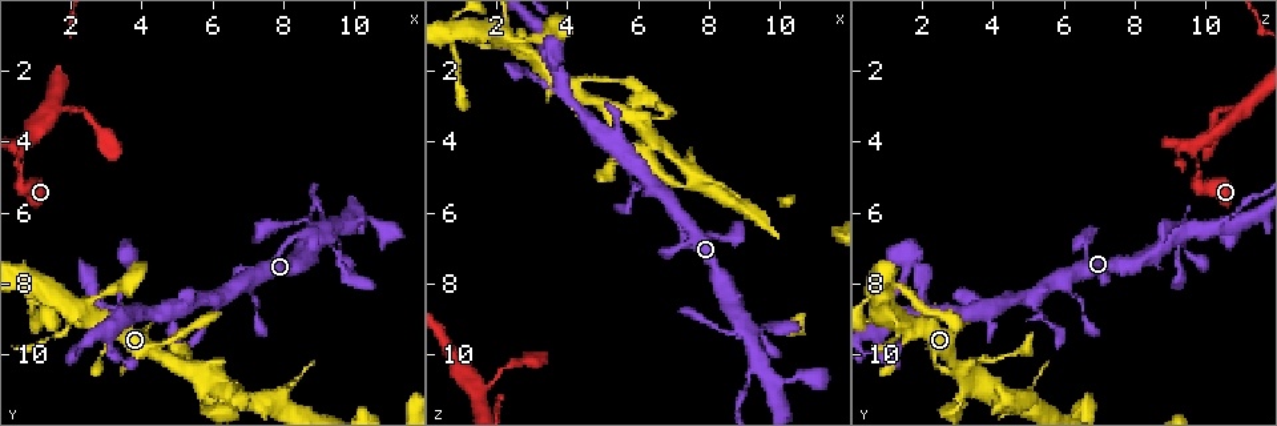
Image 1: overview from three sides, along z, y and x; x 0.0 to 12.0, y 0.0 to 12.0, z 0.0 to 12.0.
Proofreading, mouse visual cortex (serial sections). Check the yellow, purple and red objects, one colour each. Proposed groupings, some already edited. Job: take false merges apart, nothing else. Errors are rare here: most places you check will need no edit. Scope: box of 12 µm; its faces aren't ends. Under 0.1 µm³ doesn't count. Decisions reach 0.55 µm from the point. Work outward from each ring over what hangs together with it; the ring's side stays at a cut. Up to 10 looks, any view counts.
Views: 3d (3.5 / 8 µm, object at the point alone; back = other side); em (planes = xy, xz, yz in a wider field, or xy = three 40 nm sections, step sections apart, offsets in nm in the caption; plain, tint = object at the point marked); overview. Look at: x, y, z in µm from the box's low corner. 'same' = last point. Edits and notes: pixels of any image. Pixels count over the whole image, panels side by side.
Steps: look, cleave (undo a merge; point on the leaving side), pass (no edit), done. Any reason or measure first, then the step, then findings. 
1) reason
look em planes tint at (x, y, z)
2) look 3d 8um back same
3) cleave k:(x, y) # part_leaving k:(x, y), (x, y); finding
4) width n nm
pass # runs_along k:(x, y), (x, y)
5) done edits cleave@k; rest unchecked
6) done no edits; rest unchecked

small branch off a trunk
look 3d 8um at (9.0, 6.7, 9.3)

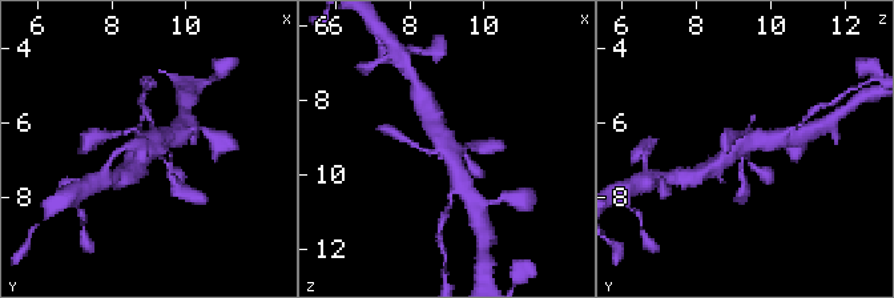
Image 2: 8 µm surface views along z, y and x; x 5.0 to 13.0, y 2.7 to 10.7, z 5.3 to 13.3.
zoom in
look 3d 3.5um at (9.0, 6.7, 9.3)

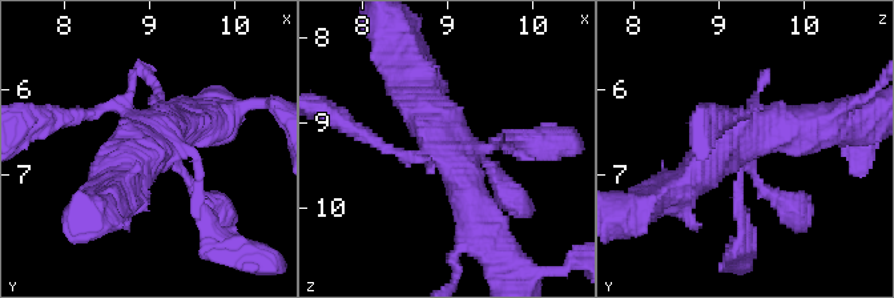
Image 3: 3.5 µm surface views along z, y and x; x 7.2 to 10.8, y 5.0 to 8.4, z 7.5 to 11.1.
now the EM
look em xy step 5 tint at (9.05, 6.70, 9.25)

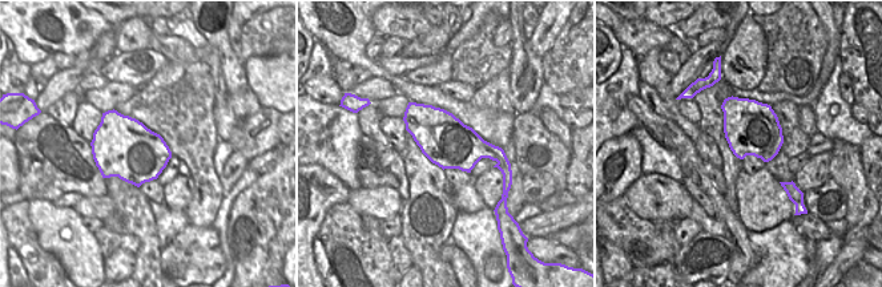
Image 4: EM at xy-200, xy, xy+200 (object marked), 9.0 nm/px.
pass # runs_along 3:(673, 189), (724, 148), (813, 124); continuous, no second cell

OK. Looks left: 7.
small branch off a trunk
look 3d 8um at (5.8, 10.6, 3.3)

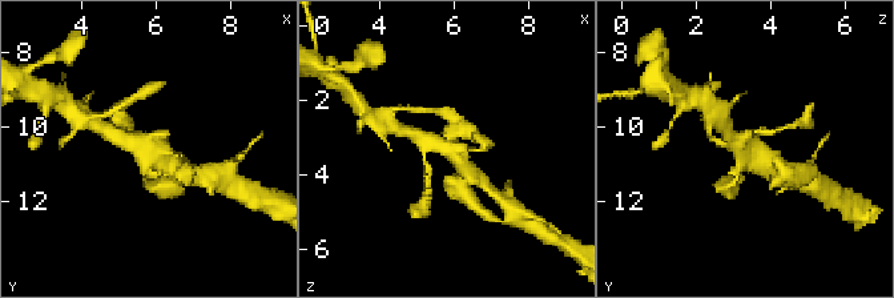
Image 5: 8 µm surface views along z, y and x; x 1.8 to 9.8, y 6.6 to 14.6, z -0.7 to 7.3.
look em xy step 3 tint at (5.8, 10.7, 3.3)

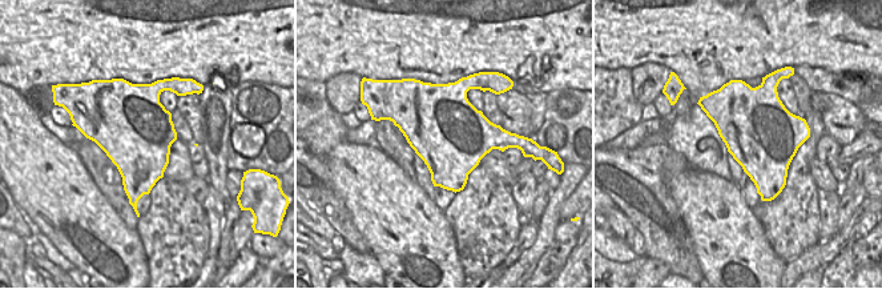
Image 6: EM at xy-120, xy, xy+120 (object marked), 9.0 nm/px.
pass # all the same cell

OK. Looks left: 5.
thin neck
look 3d 3.5um at (3.9, 8.8, 2.5)

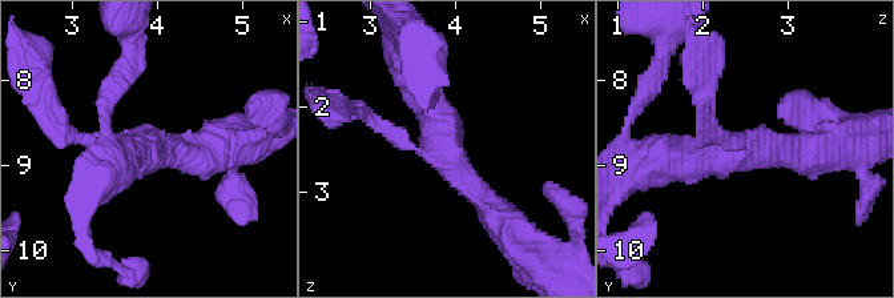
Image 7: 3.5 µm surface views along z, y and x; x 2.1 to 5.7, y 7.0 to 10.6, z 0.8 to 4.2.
arms 3; arm_widths 200, 300, 450 nm; now the EM
look em xy step 5 tint at (3.90, 8.80, 2.55)

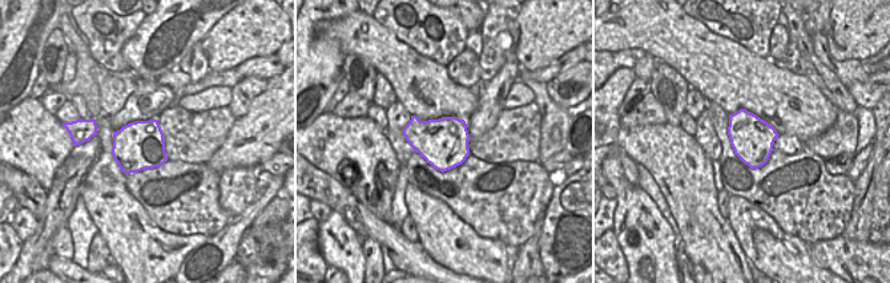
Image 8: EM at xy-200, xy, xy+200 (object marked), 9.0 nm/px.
width 440 nm
pass # runs_along 7:(496, 217), (443, 149), (415, 71); all the same cell

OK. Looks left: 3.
looks like a crossing
look 3d 3.5um at (2.5, 9.0, 1.1)

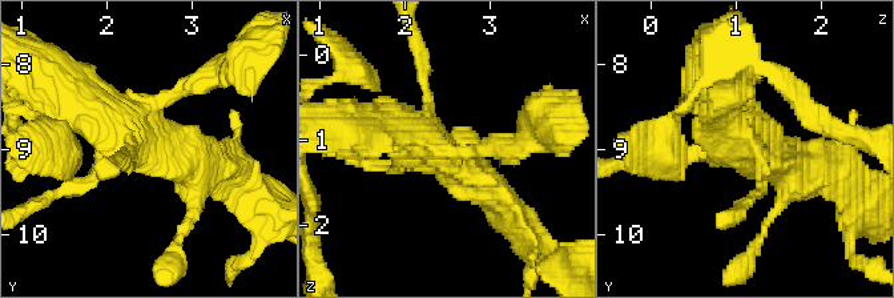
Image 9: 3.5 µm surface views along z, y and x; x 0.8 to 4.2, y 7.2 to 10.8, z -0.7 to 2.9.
look em xy step 1 tint at (2.45, 9.00, 1.20)

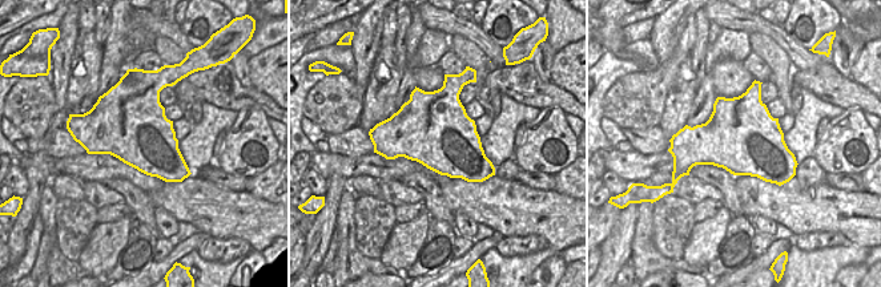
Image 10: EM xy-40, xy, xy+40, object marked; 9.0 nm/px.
look em xy step 3 tint same

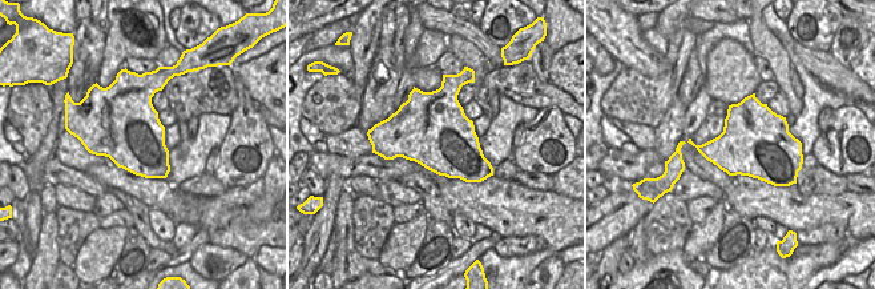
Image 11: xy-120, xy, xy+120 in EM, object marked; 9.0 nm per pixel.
pass # all the same cell

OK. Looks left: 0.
done no edits; rest unchecked

